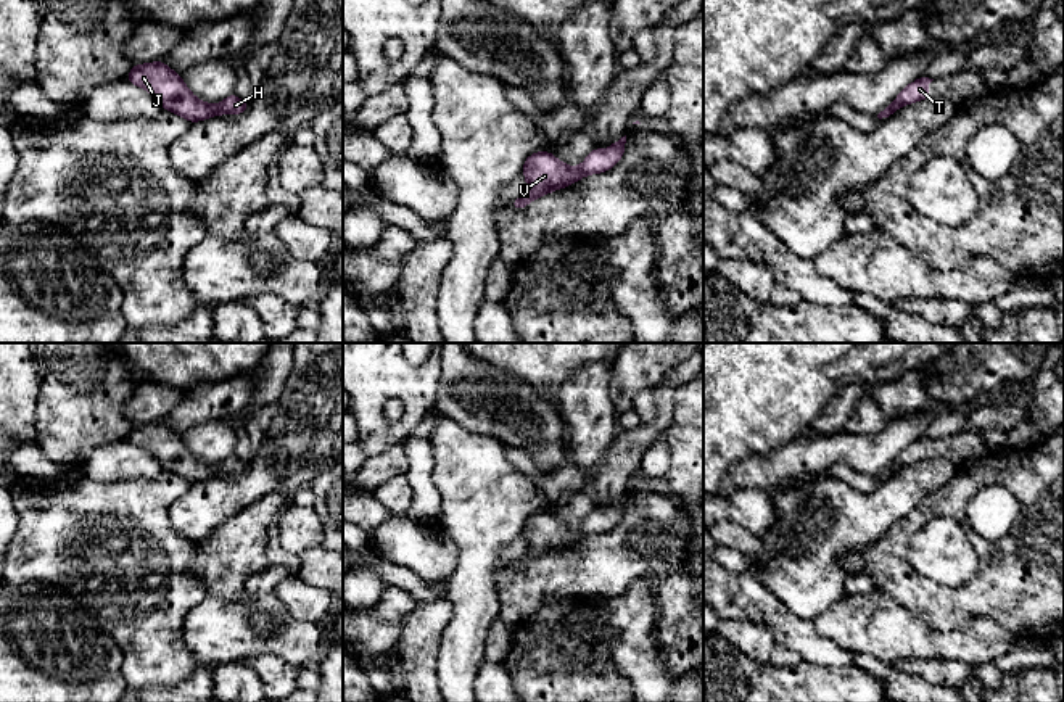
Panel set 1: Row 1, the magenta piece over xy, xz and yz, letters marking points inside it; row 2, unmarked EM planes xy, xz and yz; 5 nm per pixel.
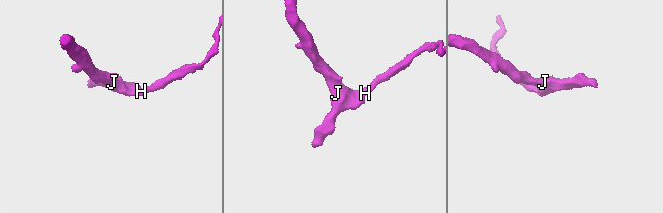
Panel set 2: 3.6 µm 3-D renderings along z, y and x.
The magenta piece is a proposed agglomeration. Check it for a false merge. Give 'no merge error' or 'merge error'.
no merge error

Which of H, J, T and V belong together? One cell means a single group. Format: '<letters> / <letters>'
H J T V

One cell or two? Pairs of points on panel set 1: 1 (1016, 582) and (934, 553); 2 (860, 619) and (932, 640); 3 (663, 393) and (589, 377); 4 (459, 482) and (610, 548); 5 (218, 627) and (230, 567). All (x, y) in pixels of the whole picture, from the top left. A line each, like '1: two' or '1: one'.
1: two
2: one
3: two
4: two
5: two

